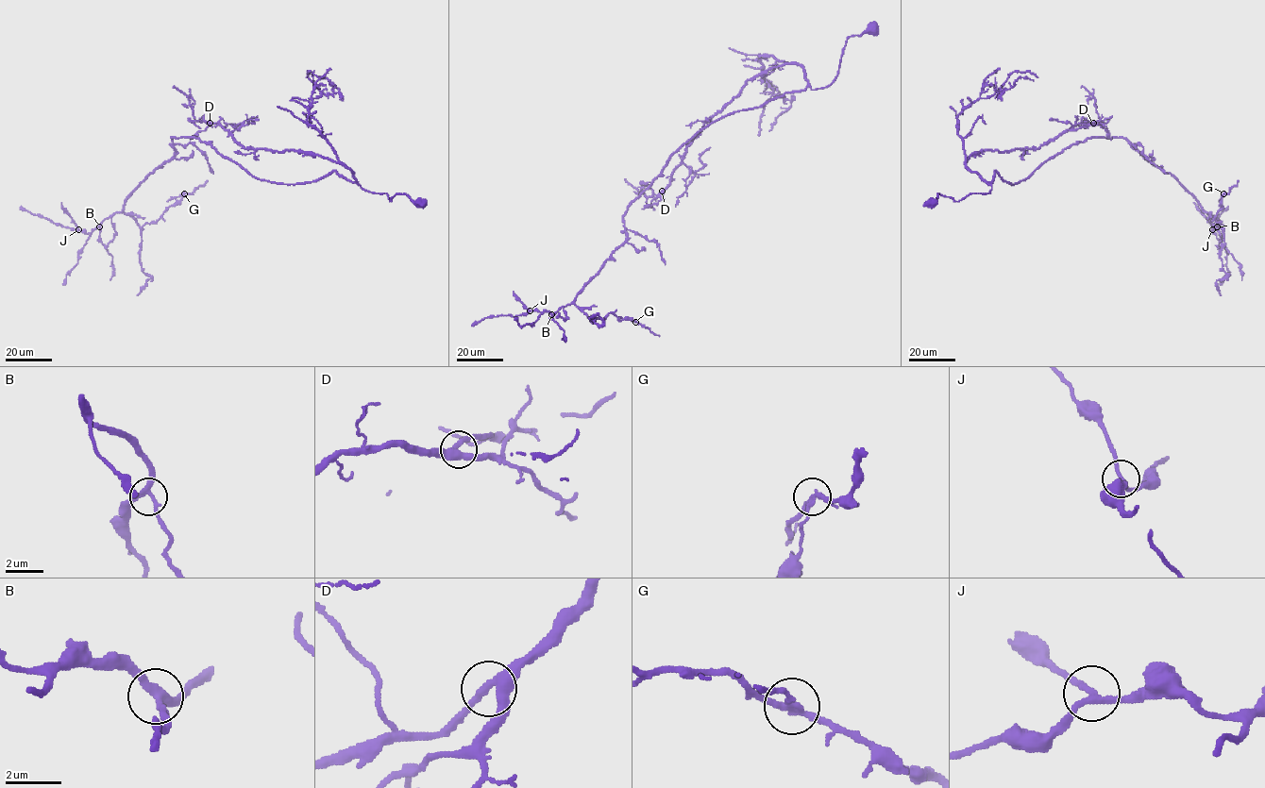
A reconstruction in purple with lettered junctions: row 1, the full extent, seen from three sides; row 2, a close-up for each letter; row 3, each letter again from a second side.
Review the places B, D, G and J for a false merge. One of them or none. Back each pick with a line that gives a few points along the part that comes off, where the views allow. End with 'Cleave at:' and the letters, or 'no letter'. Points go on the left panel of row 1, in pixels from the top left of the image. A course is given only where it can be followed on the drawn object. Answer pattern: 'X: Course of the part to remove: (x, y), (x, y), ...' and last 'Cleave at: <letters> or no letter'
G: Course of the part to remove: (184, 193), (192, 193), (208, 180)
Cleave at: G

